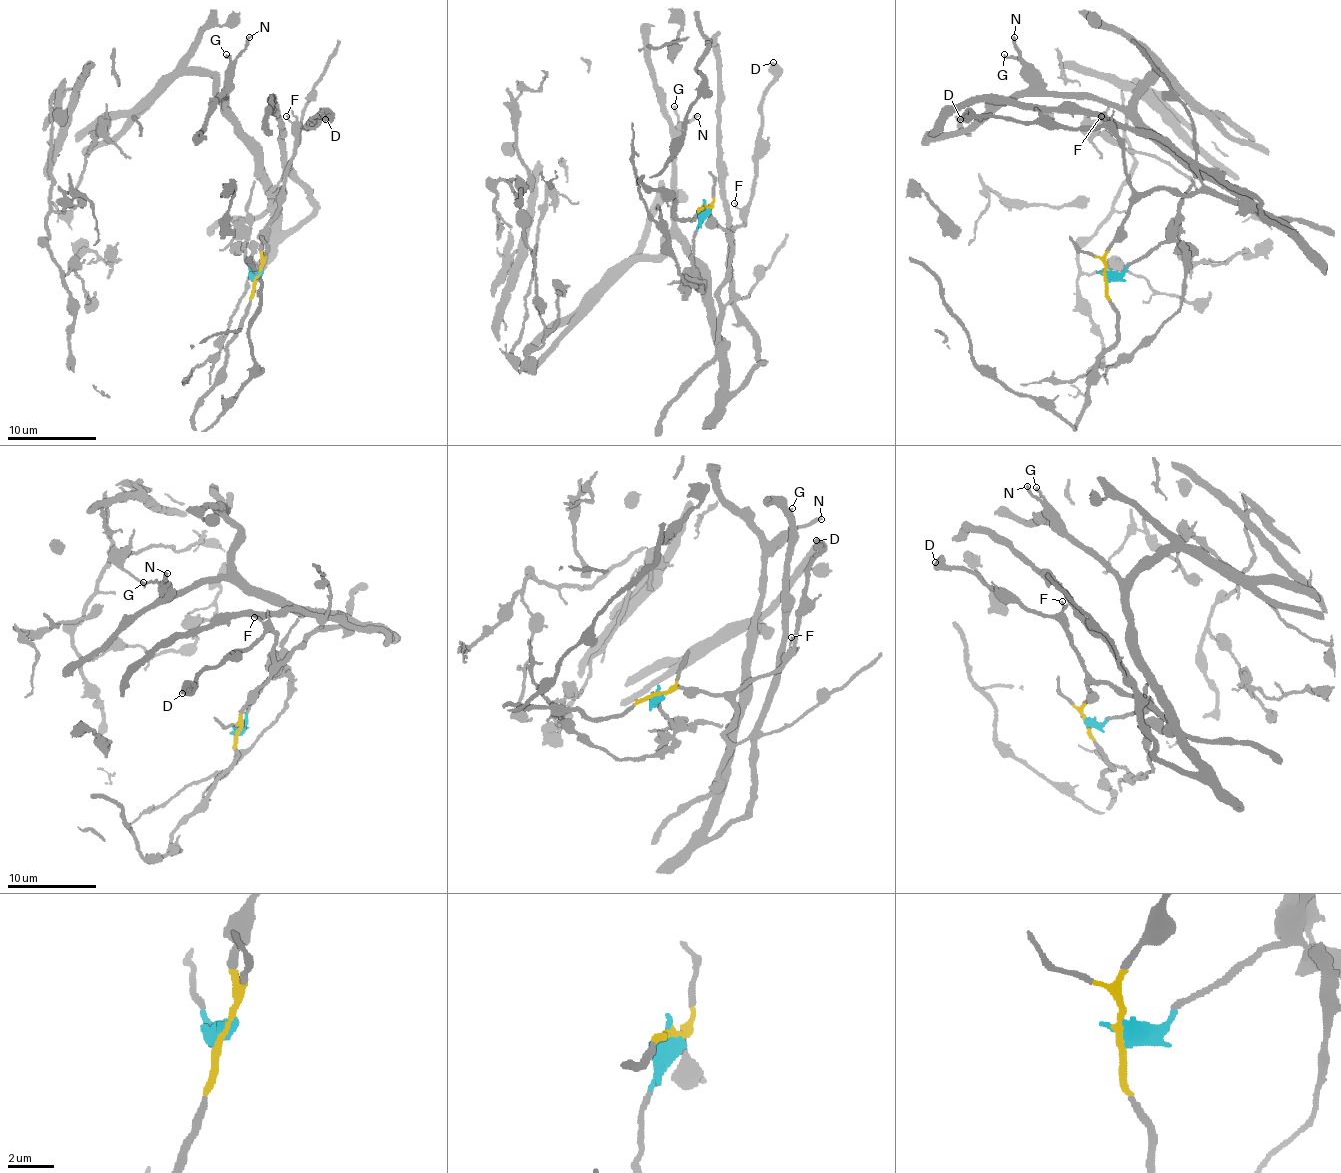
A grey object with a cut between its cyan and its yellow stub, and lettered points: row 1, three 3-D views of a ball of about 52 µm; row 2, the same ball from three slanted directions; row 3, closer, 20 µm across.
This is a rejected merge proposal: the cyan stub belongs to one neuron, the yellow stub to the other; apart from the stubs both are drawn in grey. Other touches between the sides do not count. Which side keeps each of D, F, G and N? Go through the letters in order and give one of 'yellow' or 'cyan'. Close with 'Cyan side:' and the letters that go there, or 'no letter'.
D: yellow
F: yellow
G: cyan
N: cyan
Cyan side: G, N

